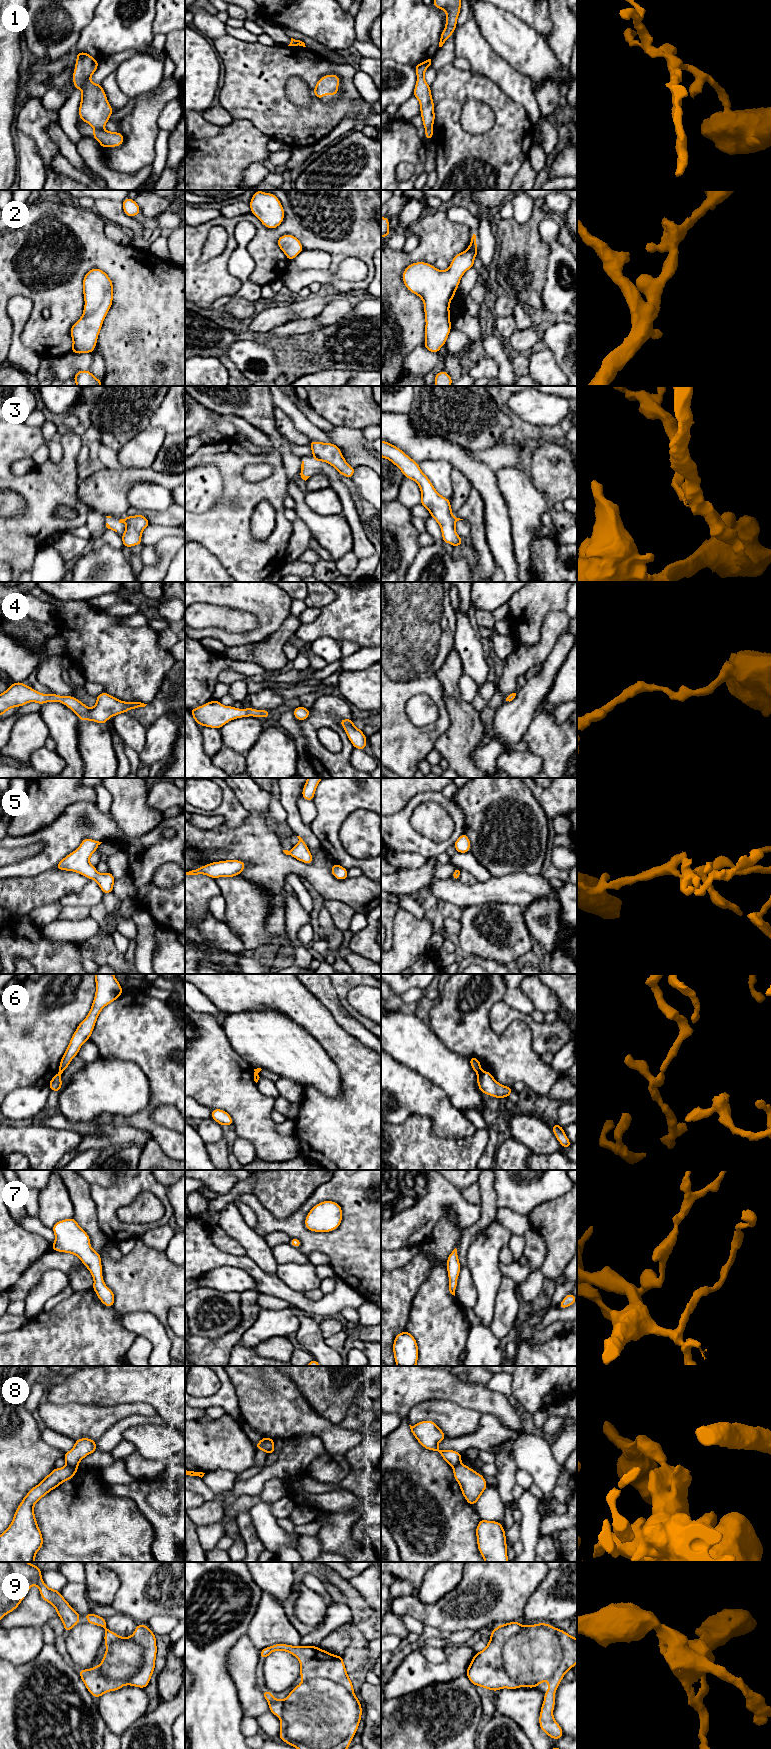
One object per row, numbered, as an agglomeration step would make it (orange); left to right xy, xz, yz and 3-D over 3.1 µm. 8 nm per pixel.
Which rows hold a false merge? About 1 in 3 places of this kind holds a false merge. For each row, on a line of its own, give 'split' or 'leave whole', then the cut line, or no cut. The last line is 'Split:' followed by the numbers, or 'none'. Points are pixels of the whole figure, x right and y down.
1: split | xy (95, 128), (102, 129)
2: leave whole | no cut
3: split | xz (315, 456), (321, 460)
4: leave whole | no cut
5: leave whole | no cut
6: split | yz (481, 1071), (477, 1074)
7: leave whole | no cut
8: split | xy (67, 1464), (77, 1467)
9: leave whole | no cut
Split: 1, 3, 6, 8

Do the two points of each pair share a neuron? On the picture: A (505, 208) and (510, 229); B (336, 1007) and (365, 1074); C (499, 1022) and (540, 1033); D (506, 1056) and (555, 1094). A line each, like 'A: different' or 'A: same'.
A: different
B: different
C: same
D: different

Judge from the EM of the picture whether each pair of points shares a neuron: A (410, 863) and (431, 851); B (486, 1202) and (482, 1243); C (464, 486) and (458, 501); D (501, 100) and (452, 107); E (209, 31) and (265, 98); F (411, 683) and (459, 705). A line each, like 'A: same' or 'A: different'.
A: different
B: different
C: same
D: same
E: different
F: different

